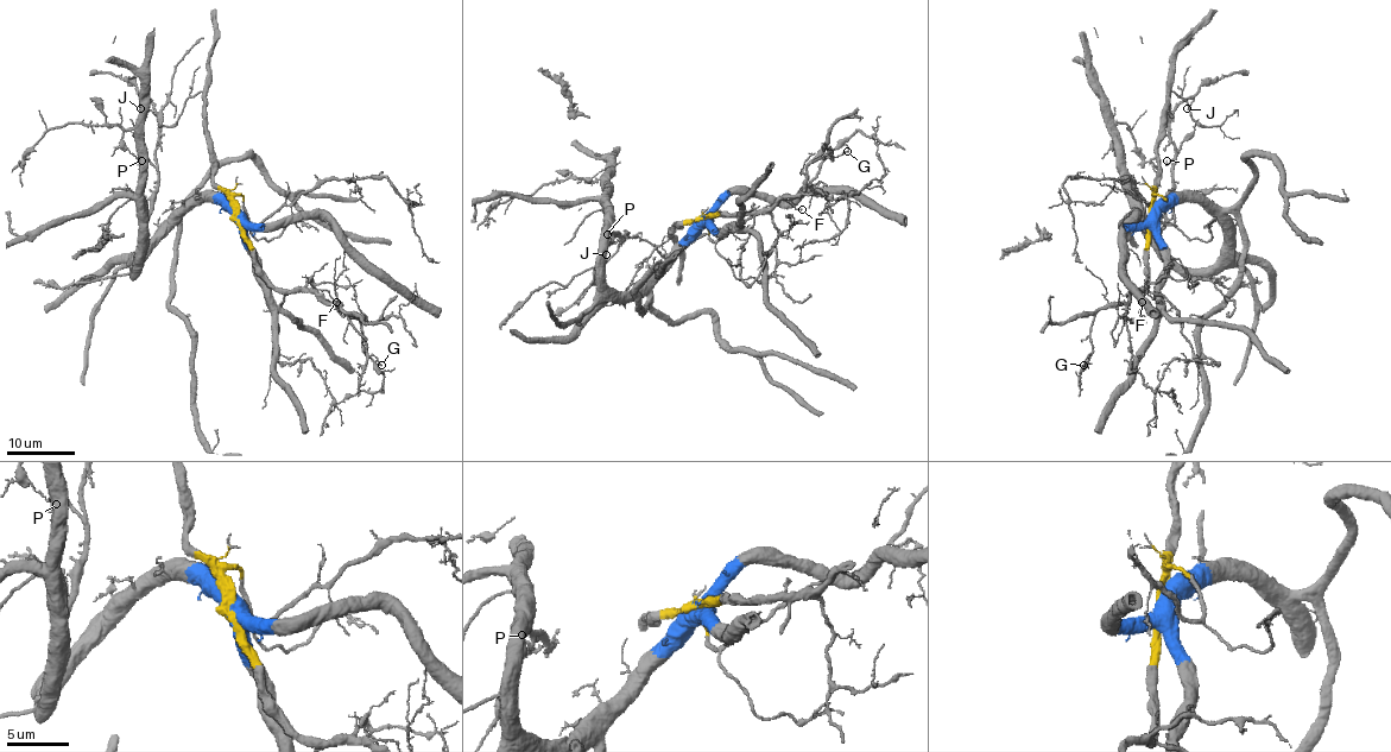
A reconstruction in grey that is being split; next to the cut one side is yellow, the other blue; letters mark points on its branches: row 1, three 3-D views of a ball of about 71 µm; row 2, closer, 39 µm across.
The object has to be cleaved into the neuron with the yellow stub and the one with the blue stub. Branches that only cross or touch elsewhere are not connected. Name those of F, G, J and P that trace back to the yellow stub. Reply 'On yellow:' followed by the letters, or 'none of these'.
On yellow: F, G

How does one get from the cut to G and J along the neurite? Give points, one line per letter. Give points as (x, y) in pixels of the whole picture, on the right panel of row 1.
G: (1150, 217), (1148, 285), (1127, 302), (1101, 307), (1097, 311), (1089, 333), (1092, 353), (1083, 365)
J: (1150, 217), (1197, 201), (1218, 221), (1225, 253), (1184, 270), (1161, 238), (1169, 121), (1193, 101), (1188, 109)

